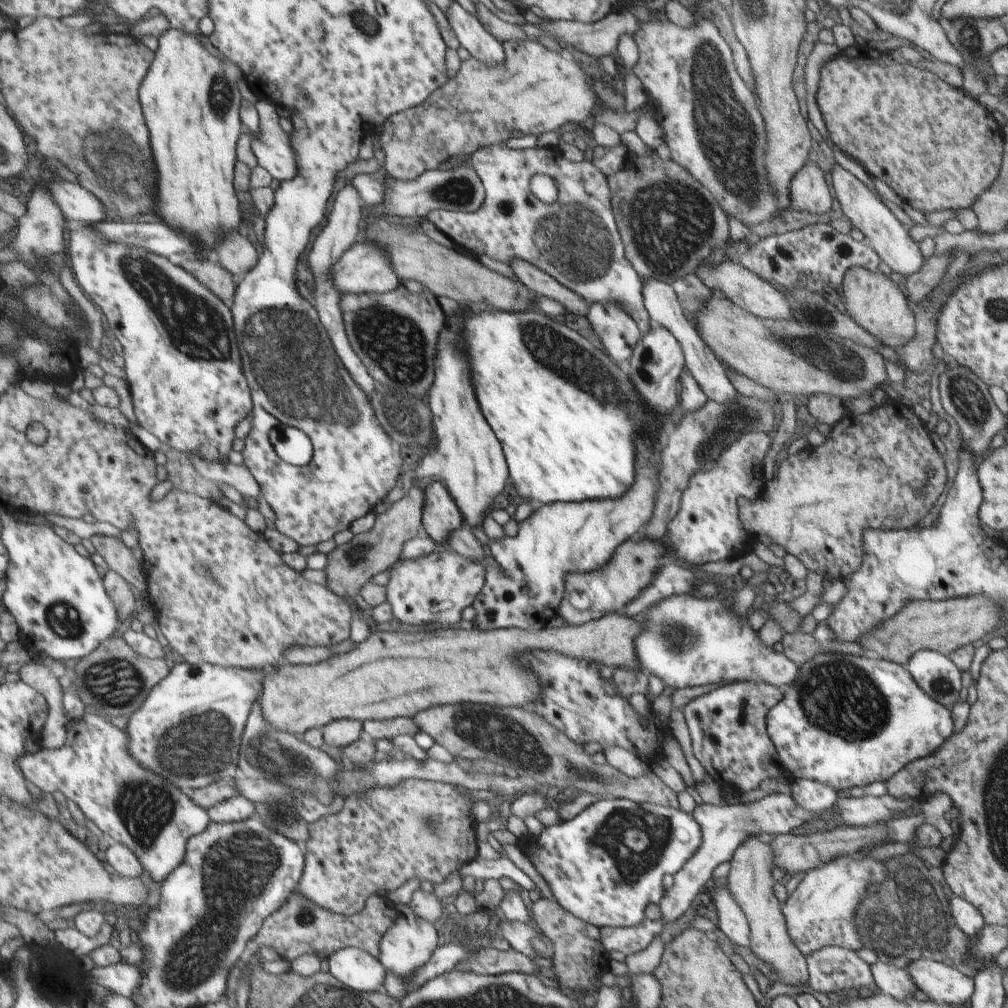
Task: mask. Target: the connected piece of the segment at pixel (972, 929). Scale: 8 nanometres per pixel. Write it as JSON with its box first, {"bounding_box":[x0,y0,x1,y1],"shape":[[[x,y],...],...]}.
{"bounding_box":[947,896,985,936],"shape":[[[956,896],[947,902],[949,917],[955,922],[957,928],[966,936],[978,935],[985,927],[984,914],[976,907],[972,899]]]}

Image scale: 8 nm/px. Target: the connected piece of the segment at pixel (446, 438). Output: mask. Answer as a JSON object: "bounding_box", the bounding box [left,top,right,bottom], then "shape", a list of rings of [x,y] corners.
{"bounding_box":[414,316,508,528],"shape":[[[460,316],[460,320],[454,320],[454,318],[446,317],[446,323],[444,324],[444,330],[440,332],[440,336],[438,336],[438,344],[436,344],[436,362],[434,362],[434,382],[436,384],[432,384],[434,386],[434,396],[430,396],[430,410],[432,410],[432,424],[434,424],[434,436],[436,436],[436,448],[432,450],[432,452],[428,452],[428,454],[423,453],[424,456],[418,460],[419,466],[415,471],[414,476],[416,478],[435,478],[441,480],[444,484],[446,484],[446,488],[450,490],[450,494],[453,496],[454,501],[456,502],[457,507],[459,508],[460,514],[462,514],[462,518],[464,518],[464,522],[466,522],[467,526],[471,528],[480,528],[482,526],[482,522],[484,522],[484,512],[488,510],[488,506],[494,502],[494,498],[506,488],[506,480],[508,480],[508,468],[506,466],[506,460],[504,460],[504,452],[502,452],[502,446],[500,446],[500,442],[498,442],[498,438],[496,438],[496,434],[492,432],[492,428],[488,426],[488,422],[484,420],[486,416],[482,416],[482,412],[480,412],[480,406],[478,406],[478,402],[476,402],[476,396],[474,396],[474,388],[472,388],[472,384],[470,384],[470,370],[468,370],[468,364],[466,364],[466,358],[464,358],[464,354],[460,352],[462,350],[462,342],[460,342],[460,338],[458,338],[458,330],[460,330],[460,324],[462,320],[462,316]]]}

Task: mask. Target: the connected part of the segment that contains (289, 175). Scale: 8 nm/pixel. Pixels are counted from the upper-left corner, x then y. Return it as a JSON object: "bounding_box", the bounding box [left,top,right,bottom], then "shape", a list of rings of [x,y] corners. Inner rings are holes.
{"bounding_box":[252,98,300,182],"shape":[[[260,98],[256,108],[261,117],[261,129],[253,134],[252,147],[259,165],[270,170],[273,178],[280,182],[296,178],[300,174],[298,154],[290,146],[290,134],[278,124],[278,108]]]}

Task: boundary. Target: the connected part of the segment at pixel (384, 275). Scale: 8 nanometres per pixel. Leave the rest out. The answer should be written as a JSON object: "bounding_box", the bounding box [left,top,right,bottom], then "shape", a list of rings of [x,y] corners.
{"bounding_box":[332,242,400,294],"shape":[[[356,242],[332,266],[332,282],[340,294],[384,294],[395,290],[400,281],[384,254],[368,242]]]}

